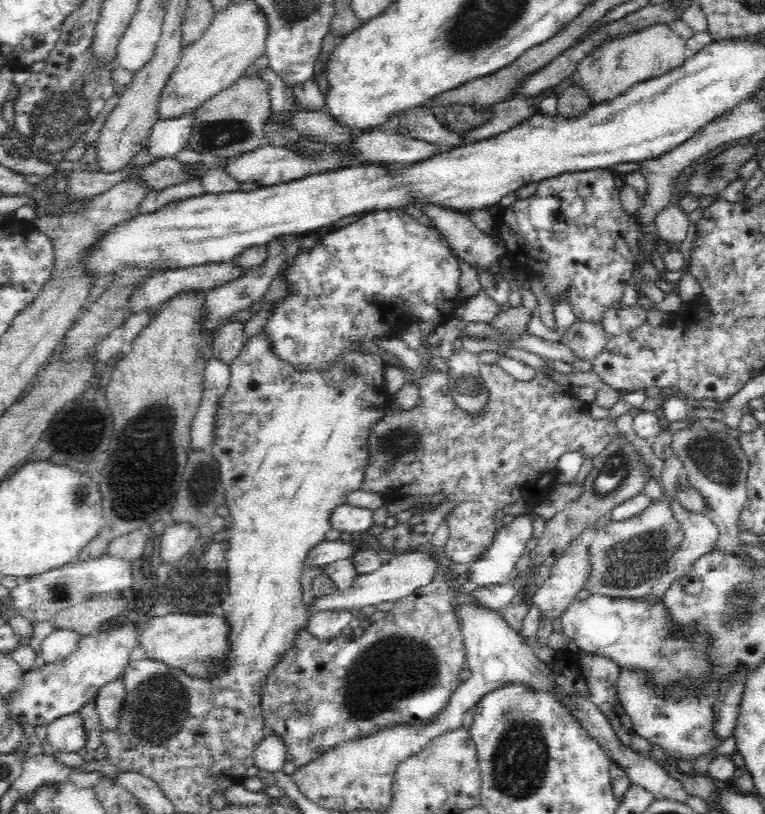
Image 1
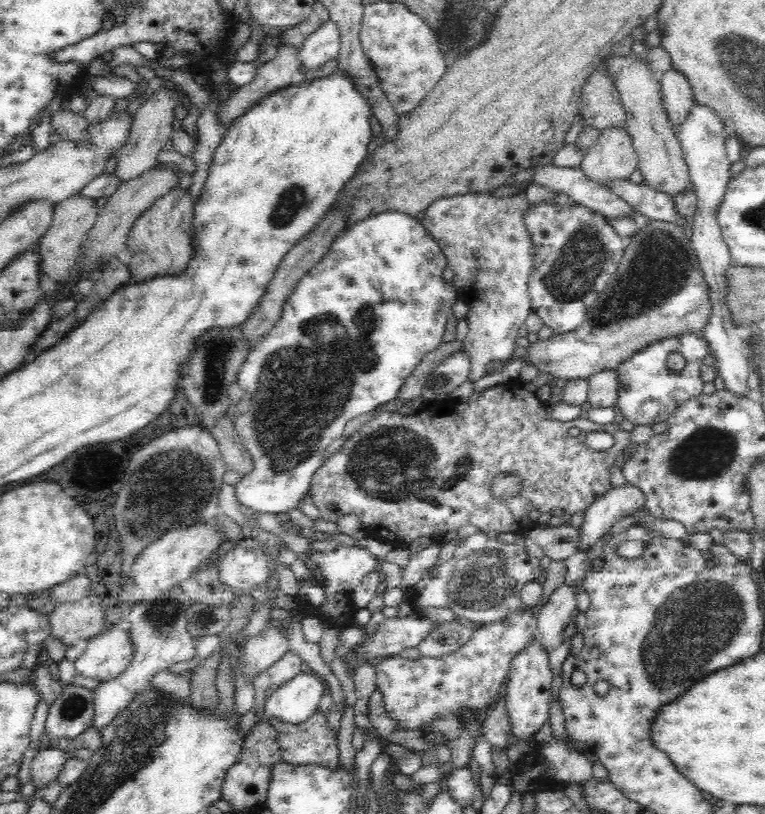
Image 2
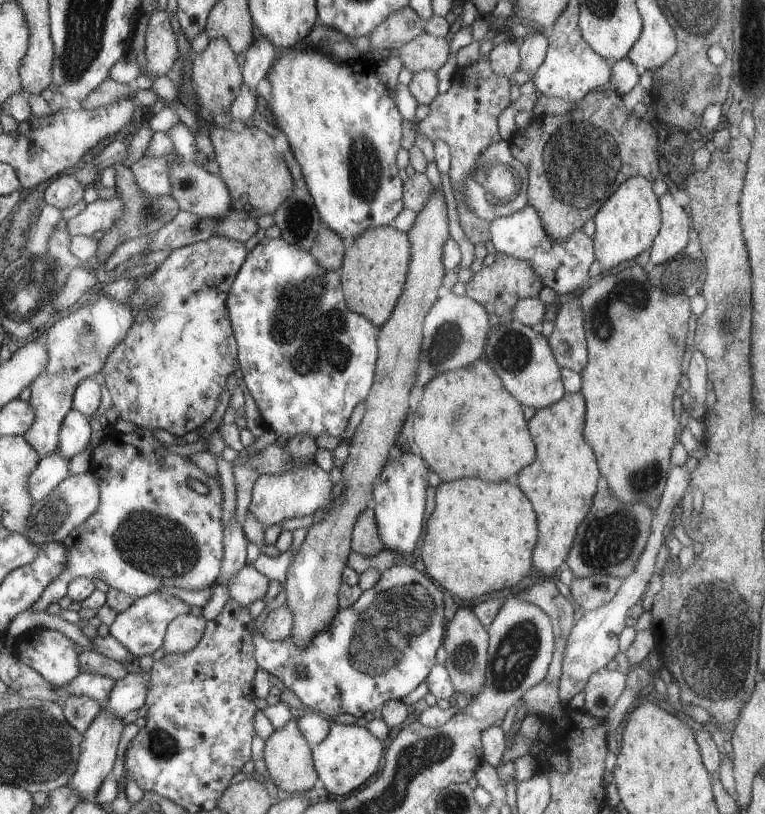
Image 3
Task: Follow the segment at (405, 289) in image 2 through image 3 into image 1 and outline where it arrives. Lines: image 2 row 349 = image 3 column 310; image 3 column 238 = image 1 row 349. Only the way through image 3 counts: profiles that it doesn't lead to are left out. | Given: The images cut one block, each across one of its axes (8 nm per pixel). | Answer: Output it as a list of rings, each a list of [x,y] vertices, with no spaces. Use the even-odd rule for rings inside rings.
[[[386,209],[366,213],[363,217],[359,217],[355,222],[343,228],[330,230],[320,244],[316,243],[310,250],[301,249],[292,260],[291,263],[284,268],[285,279],[289,282],[291,289],[289,295],[286,295],[281,303],[278,303],[273,311],[269,314],[263,329],[270,334],[271,348],[274,348],[275,354],[280,360],[286,360],[288,364],[294,364],[295,368],[316,369],[325,368],[326,364],[332,364],[340,352],[344,349],[362,350],[360,340],[368,338],[368,340],[382,340],[382,338],[392,338],[392,334],[396,330],[400,330],[400,326],[407,321],[414,322],[432,322],[434,326],[444,323],[449,318],[453,318],[452,314],[455,309],[462,303],[459,297],[458,282],[460,282],[460,268],[458,260],[452,255],[453,250],[449,247],[448,241],[444,239],[436,231],[436,226],[424,226],[424,223],[419,223],[413,216],[400,209]]]

